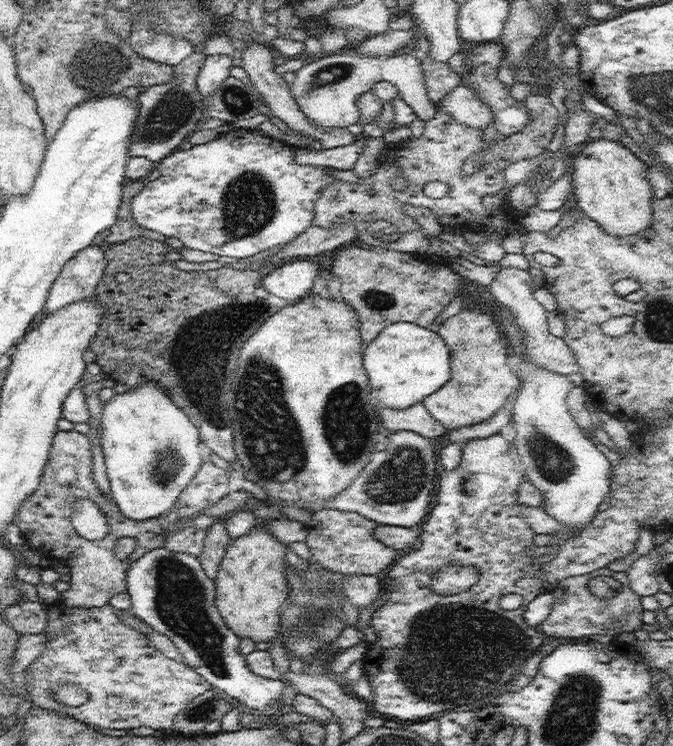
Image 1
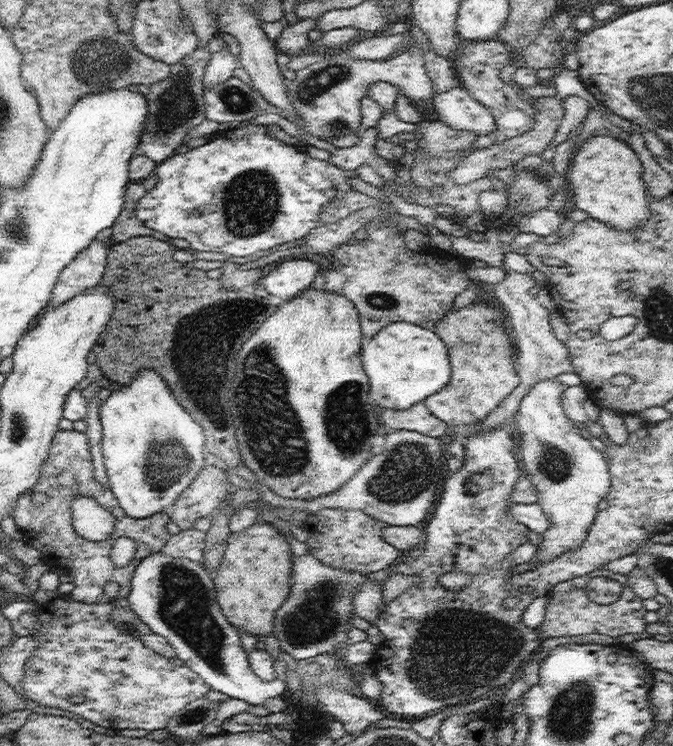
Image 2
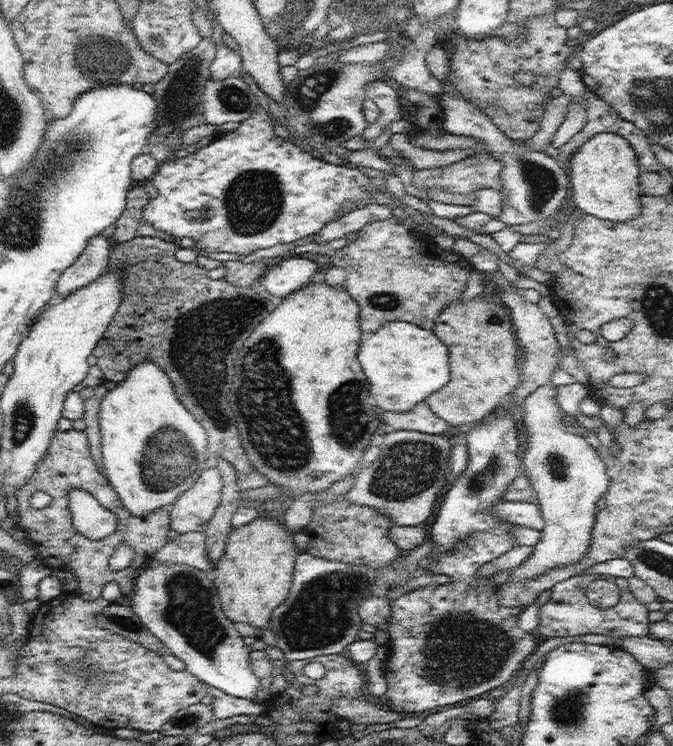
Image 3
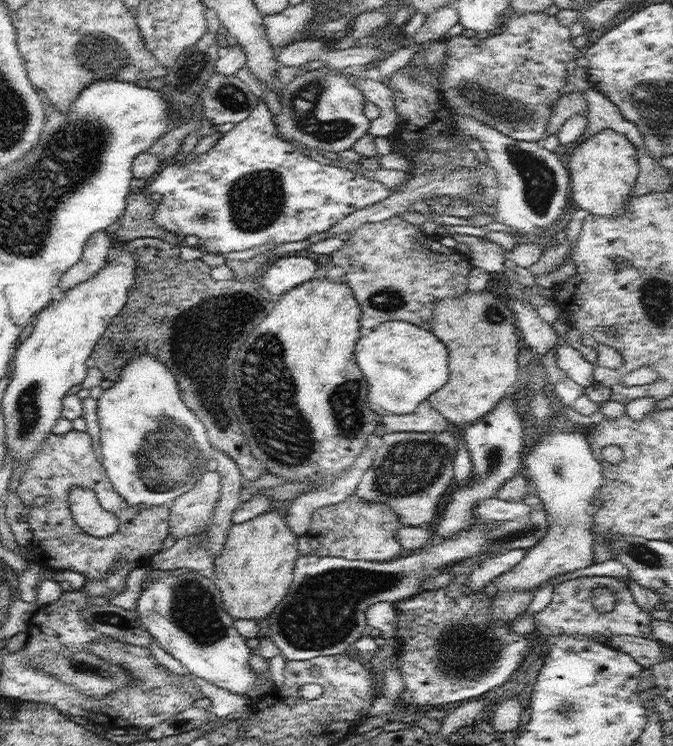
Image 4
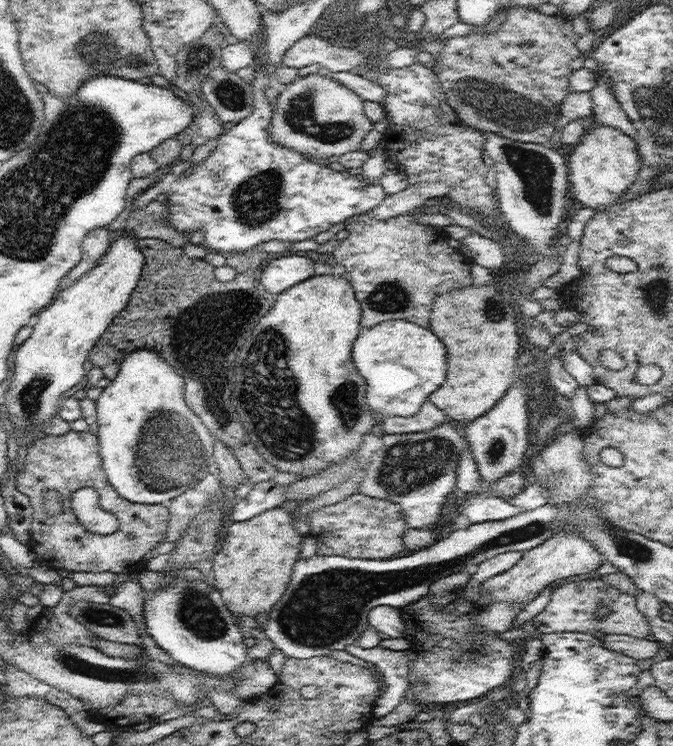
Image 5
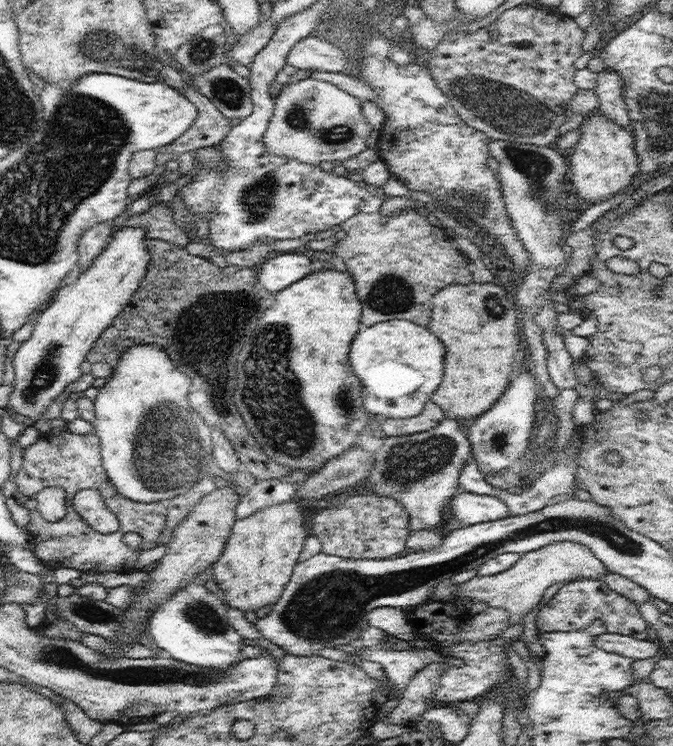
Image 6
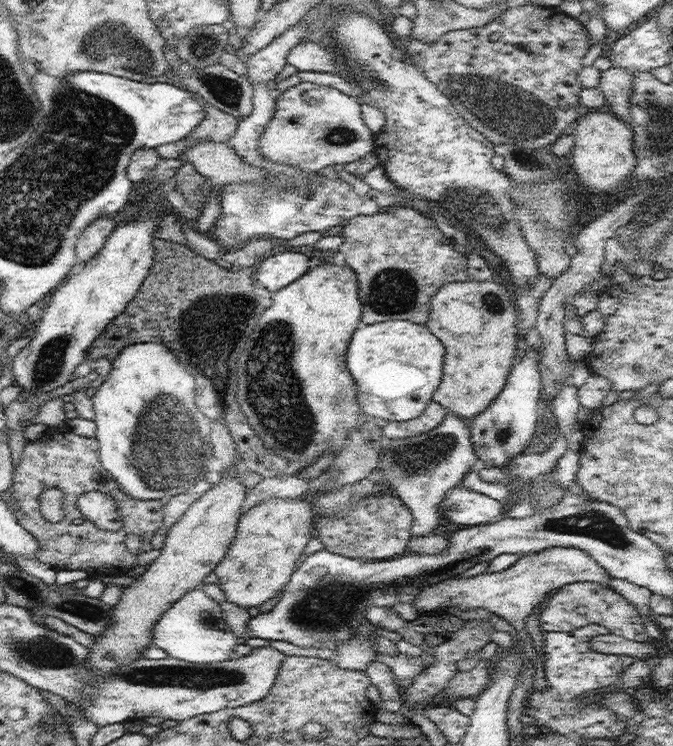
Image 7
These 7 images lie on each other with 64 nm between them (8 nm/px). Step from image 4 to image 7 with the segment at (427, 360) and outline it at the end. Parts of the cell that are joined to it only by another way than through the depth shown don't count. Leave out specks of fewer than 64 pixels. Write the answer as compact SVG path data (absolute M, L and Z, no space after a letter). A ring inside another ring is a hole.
M390 320L357 328L346 354L347 368L358 384L358 400L363 414L387 421L418 418L442 378L444 344L430 334L428 326Z

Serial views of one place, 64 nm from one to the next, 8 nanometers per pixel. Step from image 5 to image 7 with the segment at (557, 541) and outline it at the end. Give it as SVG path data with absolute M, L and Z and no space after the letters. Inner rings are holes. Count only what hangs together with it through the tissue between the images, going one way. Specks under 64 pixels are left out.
M554 546L537 553L520 555L518 561L511 567L500 572L484 572L470 578L460 576L450 578L422 588L416 596L412 606L419 613L433 612L448 607L457 607L461 610L484 608L490 613L507 620L516 629L516 639L524 642L524 655L528 661L533 662L536 672L534 674L533 689L543 690L546 687L544 658L537 654L533 640L526 629L526 618L534 608L547 596L560 587L575 582L593 582L610 586L612 577L606 569L602 568L588 553L574 547Z

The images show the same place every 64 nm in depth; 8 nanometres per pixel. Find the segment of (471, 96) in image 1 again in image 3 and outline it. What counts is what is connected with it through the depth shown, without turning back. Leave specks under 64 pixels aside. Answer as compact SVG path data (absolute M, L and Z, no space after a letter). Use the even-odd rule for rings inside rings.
M458 91L442 92L438 98L444 115L442 128L452 135L463 135L484 141L486 150L502 163L502 170L498 175L498 183L501 184L498 193L502 213L497 218L510 227L530 221L540 221L550 215L555 216L560 210L565 194L570 189L567 169L562 168L557 164L556 158L548 156L545 152L530 150L526 143L506 137L486 113L480 111Z

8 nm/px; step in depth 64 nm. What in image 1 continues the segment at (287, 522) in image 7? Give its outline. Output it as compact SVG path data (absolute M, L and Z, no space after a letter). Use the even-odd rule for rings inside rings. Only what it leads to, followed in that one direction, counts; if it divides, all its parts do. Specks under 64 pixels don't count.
M260 523L248 534L231 540L226 548L215 582L215 606L226 626L241 638L256 642L280 639L282 610L289 600L290 588L286 576L287 546L274 538Z

